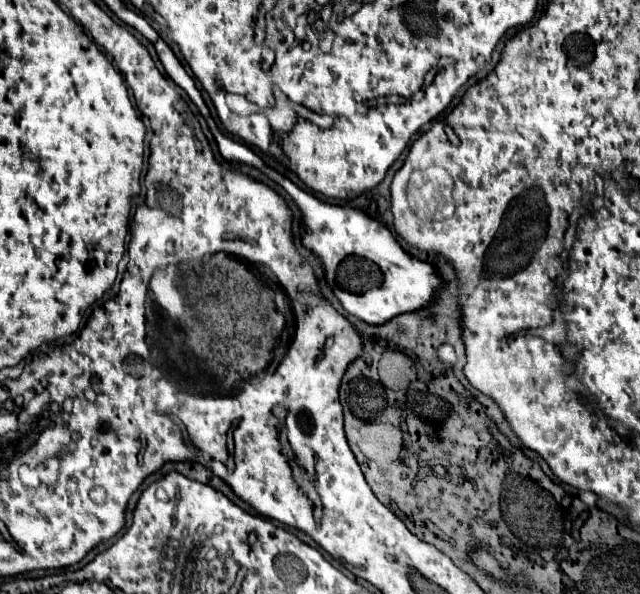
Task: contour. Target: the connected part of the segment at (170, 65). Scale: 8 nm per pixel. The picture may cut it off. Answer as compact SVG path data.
M162 39L156 41L156 53L158 53L158 59L162 61L168 77L170 77L175 84L188 91L193 90L193 87L196 88L192 77L184 71L184 67L180 65L180 61L178 61L176 55L172 53L172 49L170 49Z

